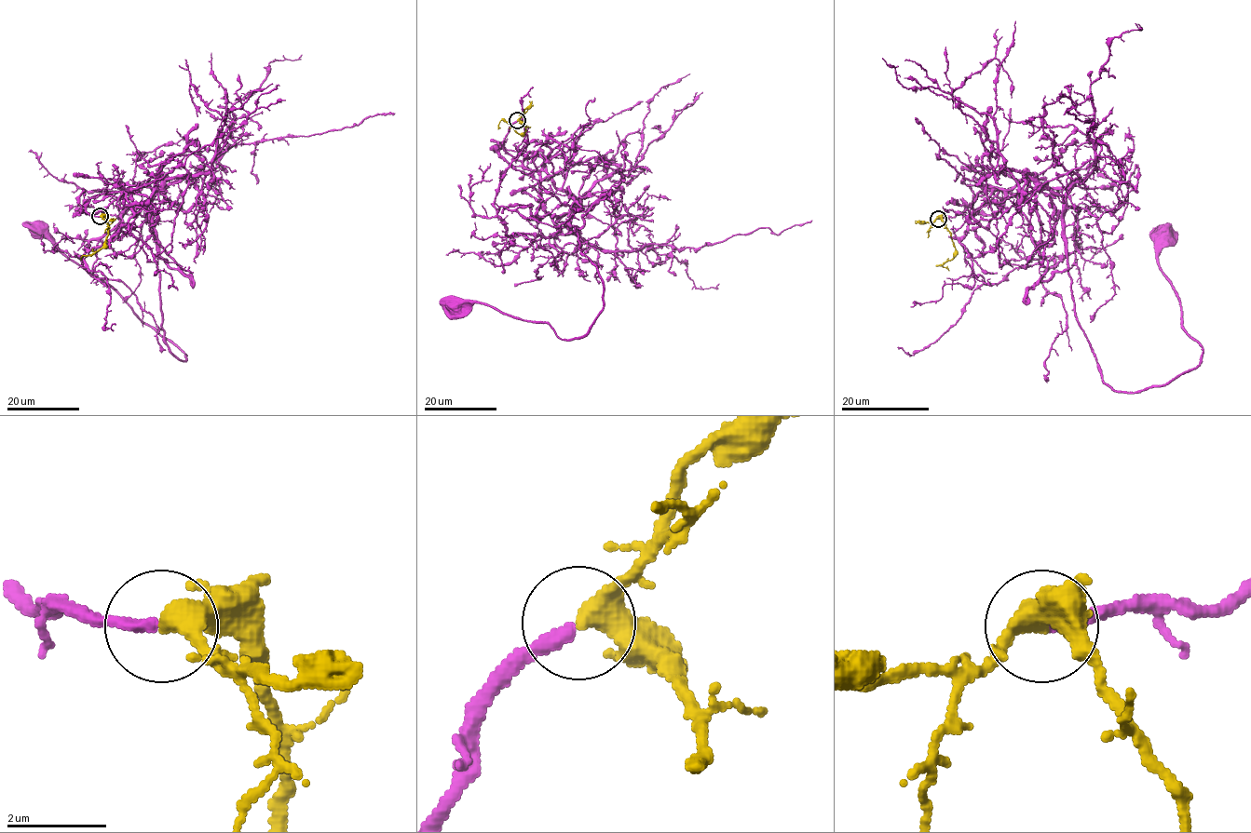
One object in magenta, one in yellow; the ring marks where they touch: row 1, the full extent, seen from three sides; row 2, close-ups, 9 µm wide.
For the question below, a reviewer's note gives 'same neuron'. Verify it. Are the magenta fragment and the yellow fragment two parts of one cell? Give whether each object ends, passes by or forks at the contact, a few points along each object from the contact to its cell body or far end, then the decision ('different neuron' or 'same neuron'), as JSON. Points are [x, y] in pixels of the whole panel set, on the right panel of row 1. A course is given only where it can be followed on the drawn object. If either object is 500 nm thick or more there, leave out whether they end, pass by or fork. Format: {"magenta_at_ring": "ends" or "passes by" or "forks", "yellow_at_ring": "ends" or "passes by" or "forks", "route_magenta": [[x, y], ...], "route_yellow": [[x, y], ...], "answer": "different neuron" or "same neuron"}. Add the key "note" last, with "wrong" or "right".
{"magenta_at_ring": "ends", "yellow_at_ring": "passes by", "route_magenta": [[938, 219], [1026, 178], [1063, 199], [1074, 314], [1101, 378], [1131, 393], [1203, 351], [1158, 261], [1160, 233]], "route_yellow": [[938, 219], [946, 228], [955, 250], [951, 259], [938, 264], [949, 270]], "answer": "same neuron", "note": "right"}

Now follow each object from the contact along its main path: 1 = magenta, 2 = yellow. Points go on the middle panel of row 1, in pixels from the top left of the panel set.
1: (517, 120), (503, 148), (577, 199), (567, 222), (603, 308), (562, 340), (455, 304)
2: (517, 120), (525, 127), (523, 134), (519, 134), (503, 120), (497, 129)

